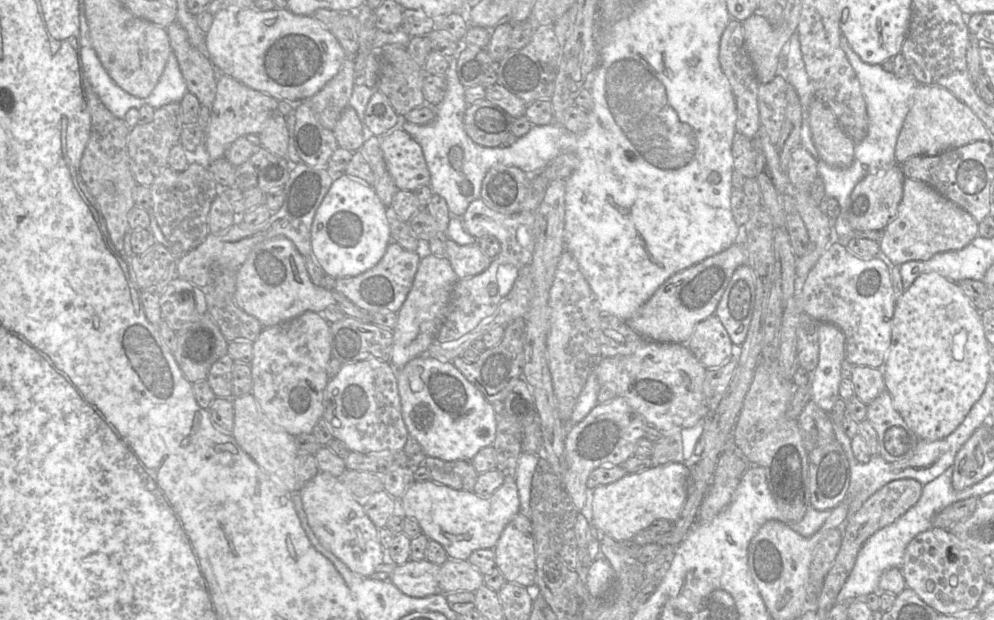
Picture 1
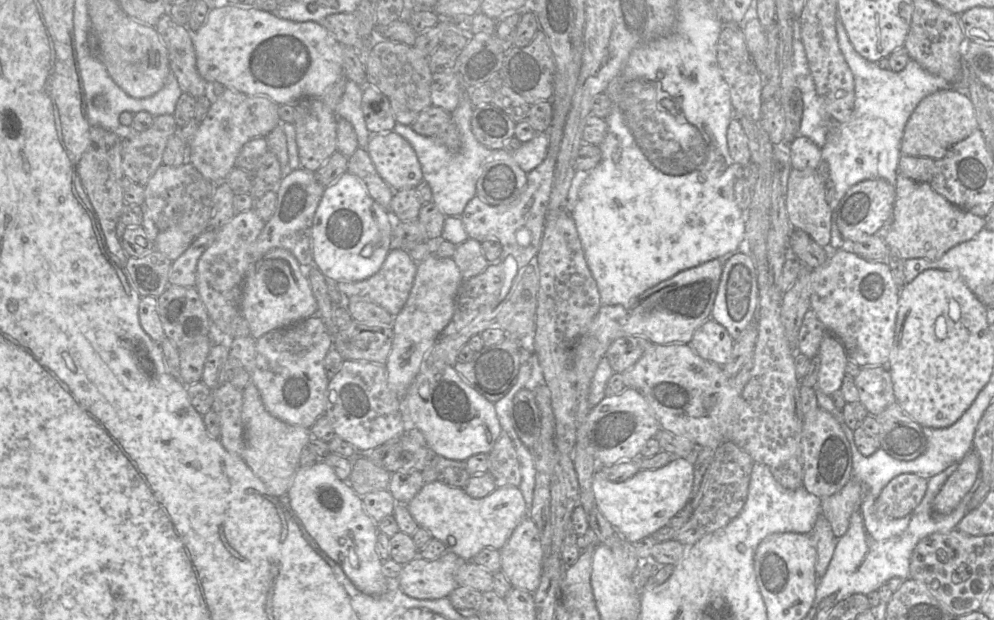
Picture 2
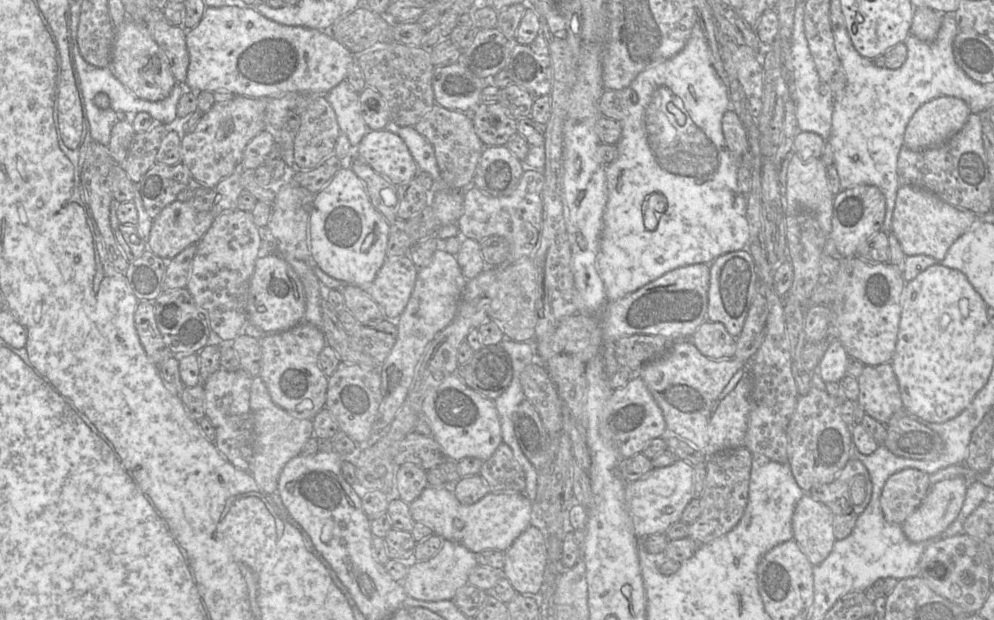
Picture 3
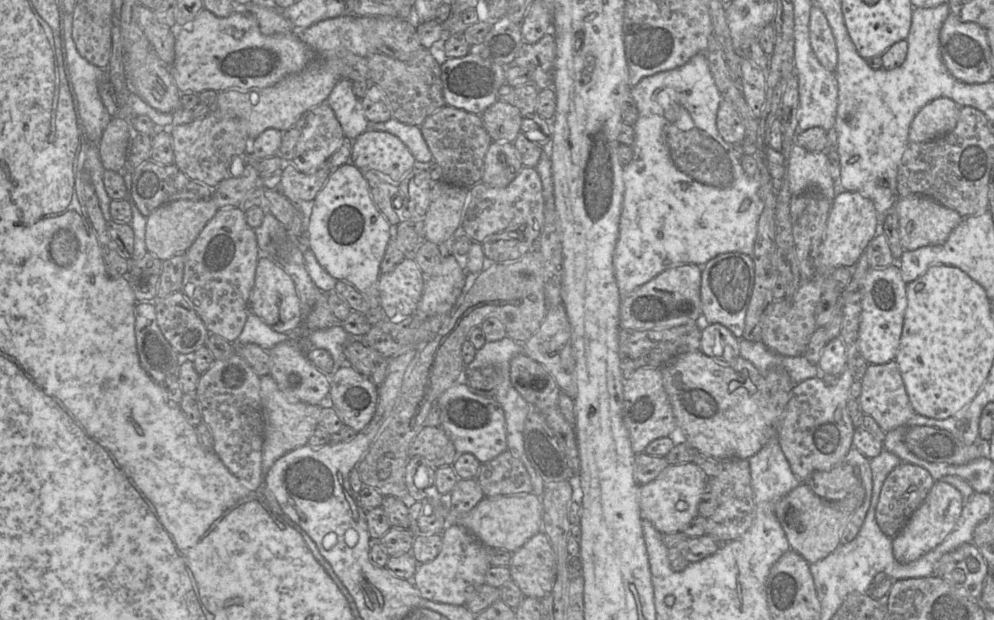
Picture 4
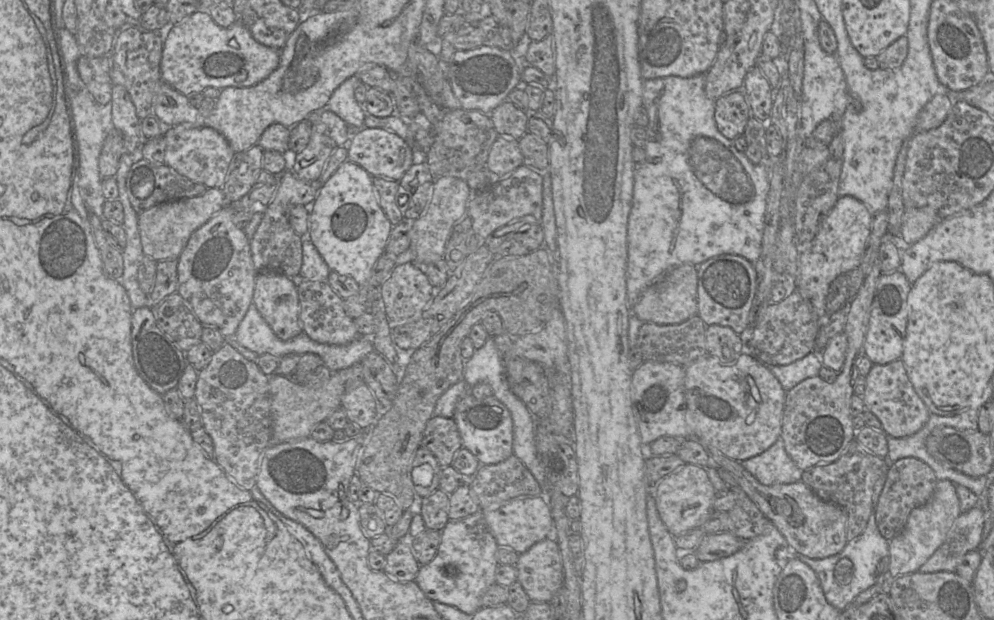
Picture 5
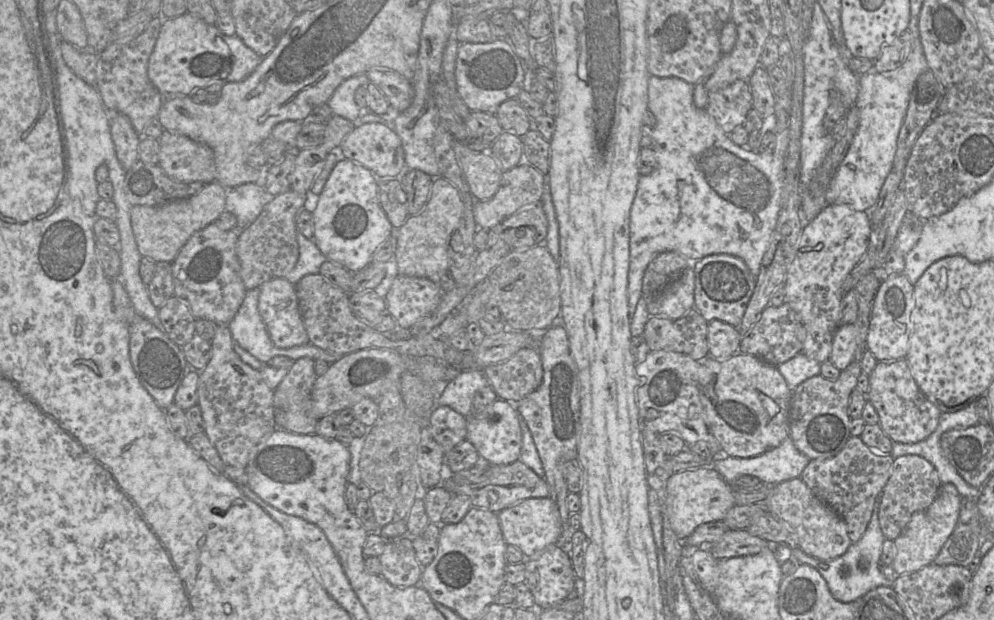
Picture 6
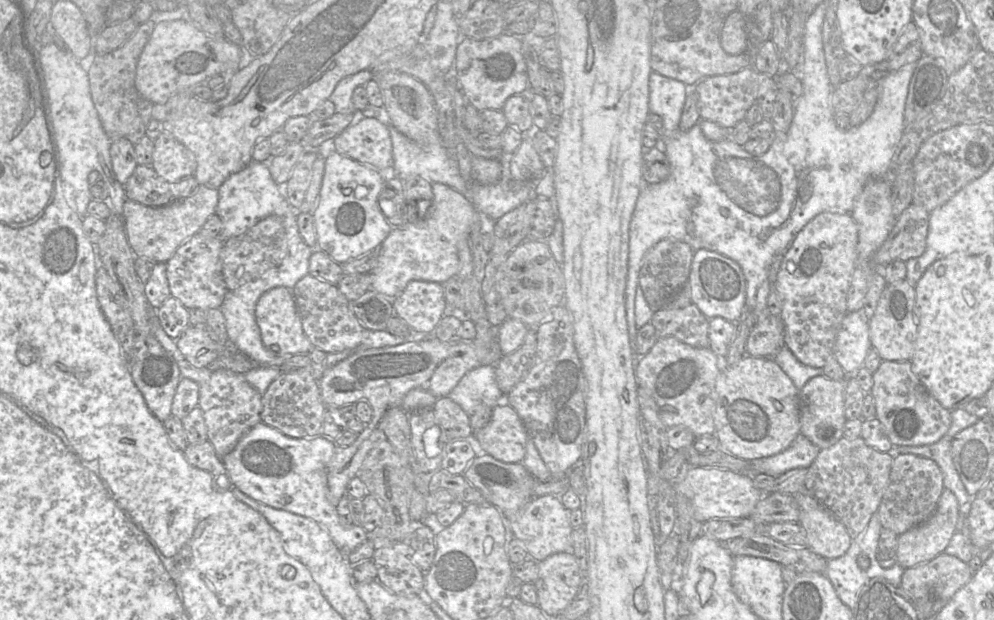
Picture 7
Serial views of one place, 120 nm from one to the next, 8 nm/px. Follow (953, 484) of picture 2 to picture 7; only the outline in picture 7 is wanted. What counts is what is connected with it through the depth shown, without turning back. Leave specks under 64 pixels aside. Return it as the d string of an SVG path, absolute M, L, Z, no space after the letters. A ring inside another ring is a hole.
M944 488L934 514L926 522L898 536L897 563L907 569L943 553L956 532L958 515L955 494Z

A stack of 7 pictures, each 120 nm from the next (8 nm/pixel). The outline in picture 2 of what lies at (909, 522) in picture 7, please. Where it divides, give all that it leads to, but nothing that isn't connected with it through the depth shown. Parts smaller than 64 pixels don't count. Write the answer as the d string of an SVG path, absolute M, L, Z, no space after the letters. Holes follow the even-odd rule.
M916 474L894 477L881 491L874 504L879 519L899 519L909 515L920 504L928 480Z

